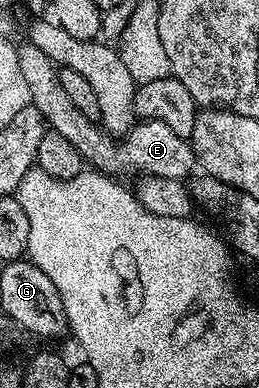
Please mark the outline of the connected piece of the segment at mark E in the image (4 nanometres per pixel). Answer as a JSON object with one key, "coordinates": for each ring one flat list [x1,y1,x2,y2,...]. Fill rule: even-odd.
{"coordinates":[[25,42,18,47,17,53,19,70,23,70,23,78,27,78,30,105,39,110,39,114,52,131,67,138,67,142,71,142,71,146,79,150,82,161,86,165,114,178,125,176,128,172,137,172,136,174,141,176,158,176,184,181,194,171,192,168,195,168,195,157,190,141,186,137,175,134,171,126,163,126,163,122,154,120,134,123,132,130,124,133,122,140,125,141,120,144,117,141,120,139,116,135,106,132,90,117,75,110,71,98,63,94,63,86,59,86,58,65,49,60,41,48]]}

